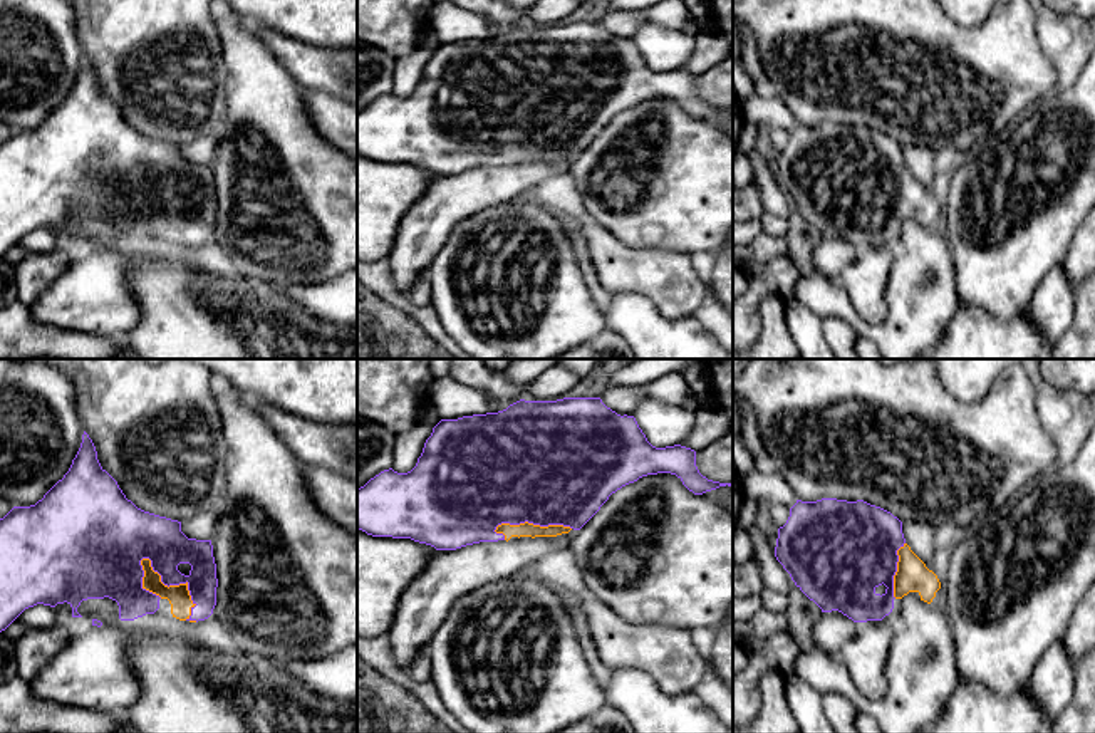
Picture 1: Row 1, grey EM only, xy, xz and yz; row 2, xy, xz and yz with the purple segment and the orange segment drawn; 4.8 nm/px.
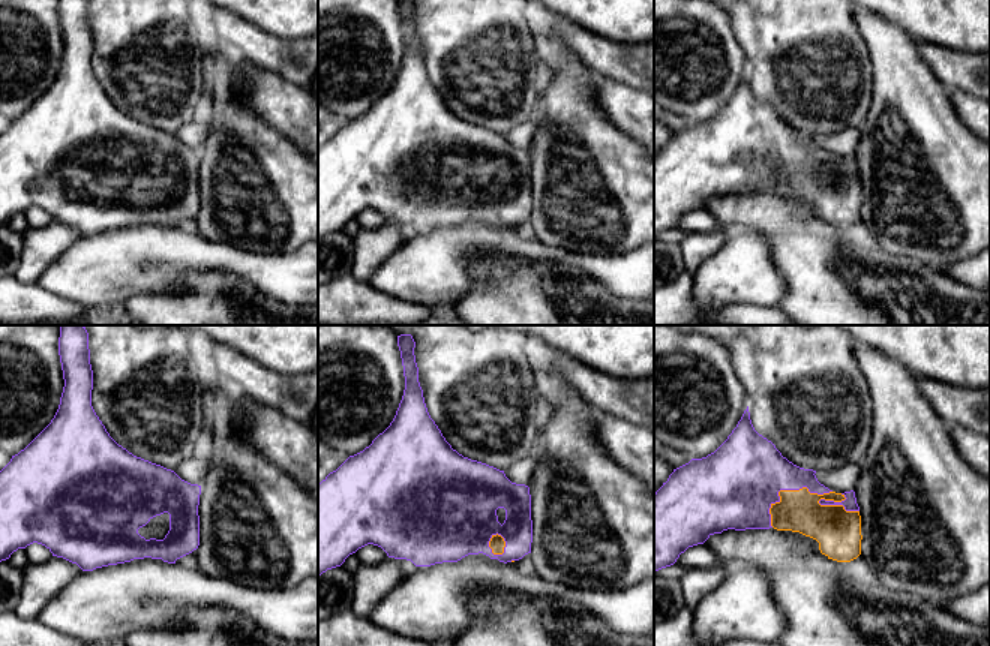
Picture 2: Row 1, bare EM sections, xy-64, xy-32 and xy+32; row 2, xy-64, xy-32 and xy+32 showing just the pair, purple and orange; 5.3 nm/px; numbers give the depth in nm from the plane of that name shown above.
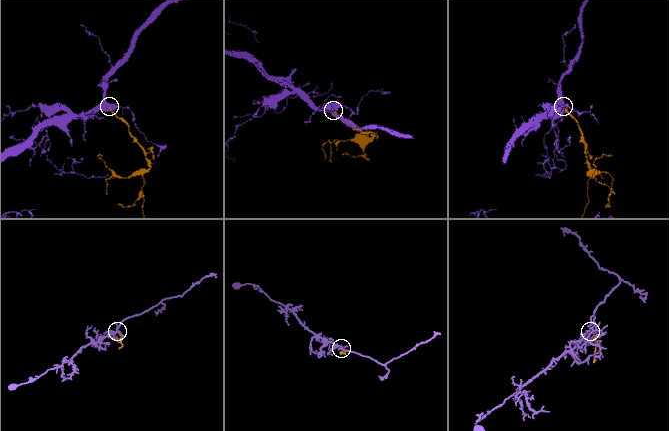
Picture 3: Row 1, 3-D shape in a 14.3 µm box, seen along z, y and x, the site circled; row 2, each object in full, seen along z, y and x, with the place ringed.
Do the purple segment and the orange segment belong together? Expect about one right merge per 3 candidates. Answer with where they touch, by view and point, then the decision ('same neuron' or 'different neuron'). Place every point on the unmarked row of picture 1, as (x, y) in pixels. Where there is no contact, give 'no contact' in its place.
xy (180, 207) | same neuron

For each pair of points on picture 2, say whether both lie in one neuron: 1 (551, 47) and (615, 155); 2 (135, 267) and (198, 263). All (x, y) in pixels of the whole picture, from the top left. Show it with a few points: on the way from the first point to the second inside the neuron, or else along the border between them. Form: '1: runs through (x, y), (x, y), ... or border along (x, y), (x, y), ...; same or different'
1: runs through (561, 74), (569, 92), (570, 110), (588, 128); same
2: runs through (150, 263), (183, 263); same

